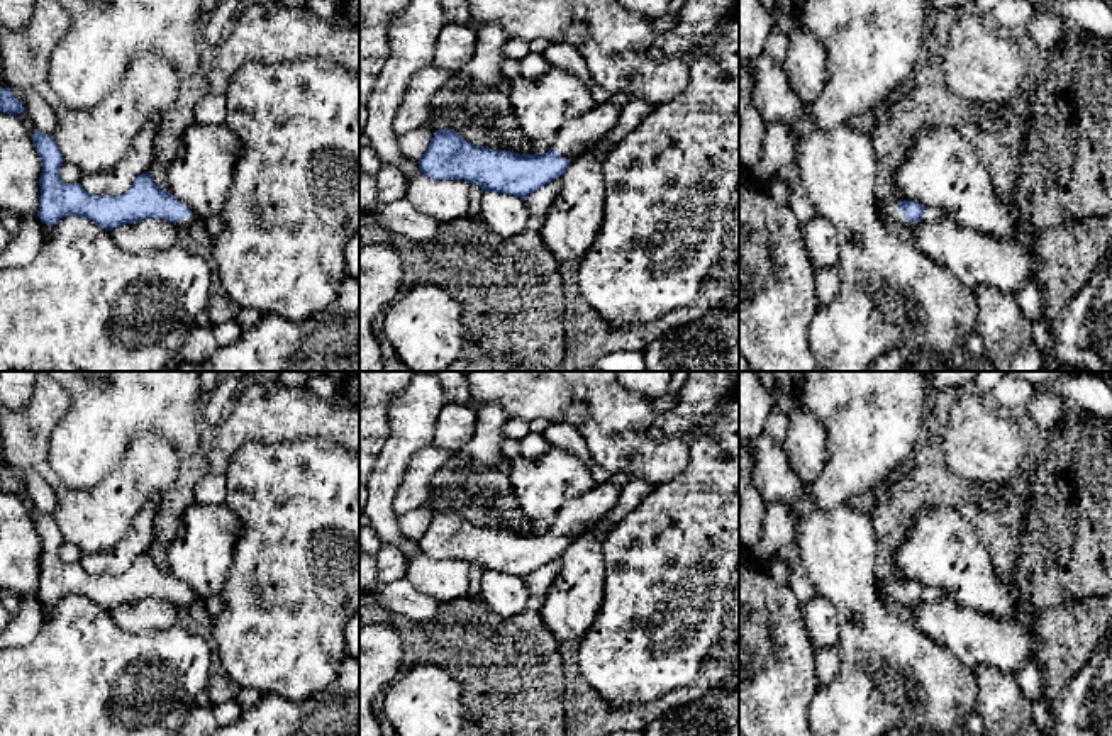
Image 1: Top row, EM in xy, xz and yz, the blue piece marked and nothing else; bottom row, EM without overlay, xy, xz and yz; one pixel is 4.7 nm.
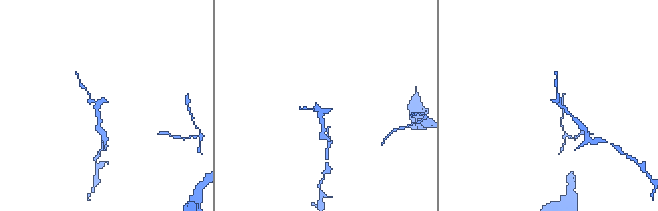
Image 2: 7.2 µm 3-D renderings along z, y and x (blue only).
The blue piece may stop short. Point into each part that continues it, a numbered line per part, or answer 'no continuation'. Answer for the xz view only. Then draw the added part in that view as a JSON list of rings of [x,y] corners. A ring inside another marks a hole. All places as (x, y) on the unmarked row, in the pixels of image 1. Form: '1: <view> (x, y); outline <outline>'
1: xz (575, 516); outline [[[597,483],[592,490],[568,500],[554,514],[554,529],[573,541],[588,526],[600,522],[619,502],[620,487],[614,483]]]

